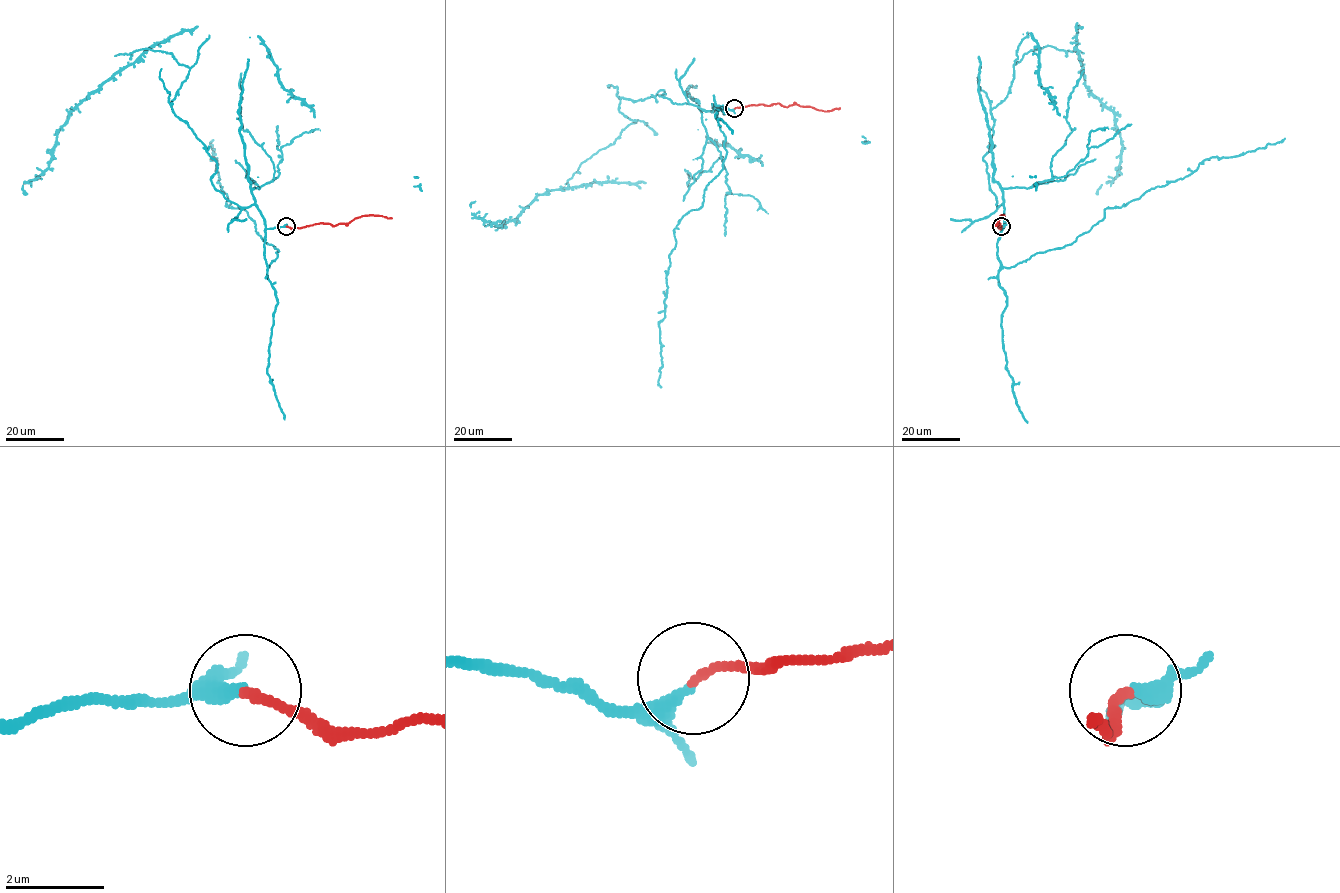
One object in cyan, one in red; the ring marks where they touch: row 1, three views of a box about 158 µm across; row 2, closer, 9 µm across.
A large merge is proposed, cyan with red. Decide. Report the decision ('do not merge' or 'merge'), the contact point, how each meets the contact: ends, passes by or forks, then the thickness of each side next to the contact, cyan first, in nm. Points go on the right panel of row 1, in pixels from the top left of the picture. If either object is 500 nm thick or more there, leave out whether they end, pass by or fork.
merge; place (1001, 226); cyan passes by; red ends; calibres 200 and 180 nm

